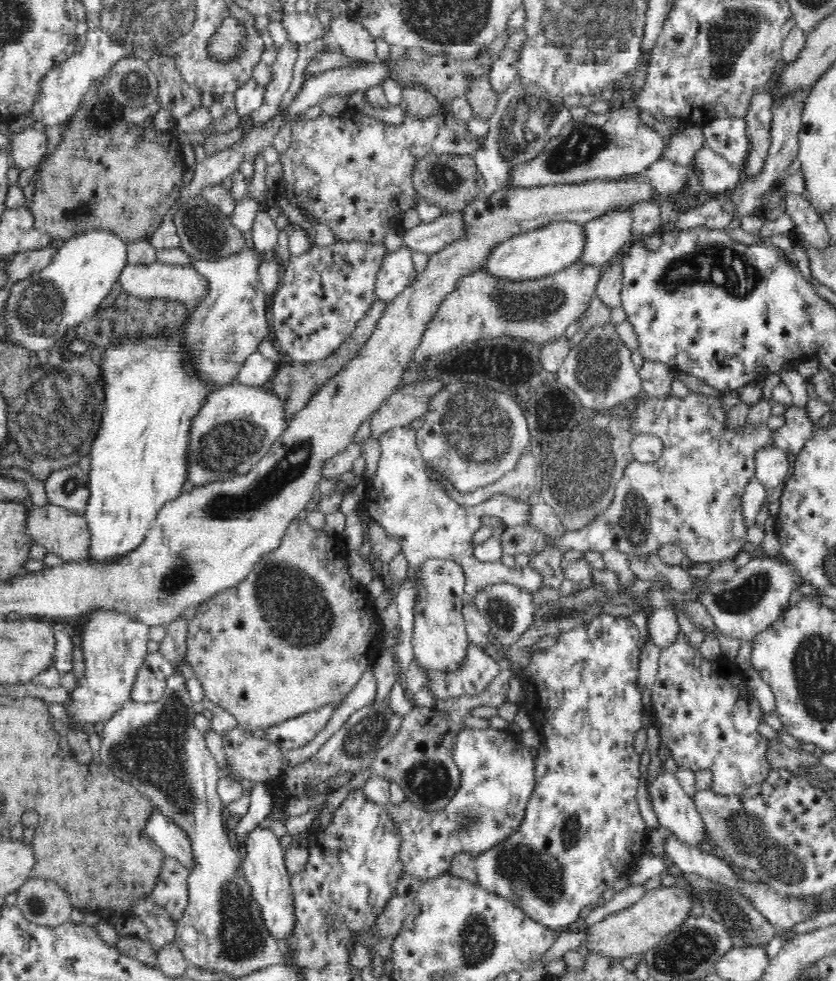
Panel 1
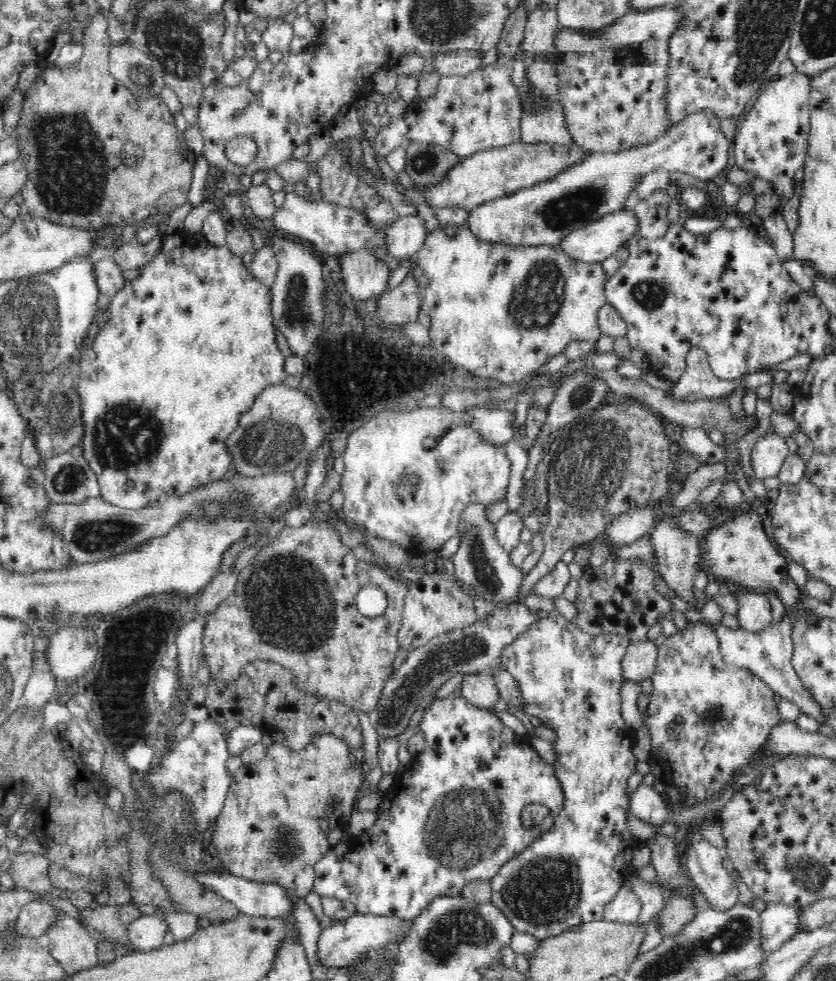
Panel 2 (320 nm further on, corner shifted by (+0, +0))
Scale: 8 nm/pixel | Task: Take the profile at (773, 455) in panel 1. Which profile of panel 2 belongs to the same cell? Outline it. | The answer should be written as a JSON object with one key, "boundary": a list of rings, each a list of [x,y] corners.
{"boundary":[[[770,432],[759,438],[752,448],[752,470],[756,478],[771,478],[778,476],[784,464],[784,459],[789,456],[788,446],[785,438],[780,438],[777,433]]]}

